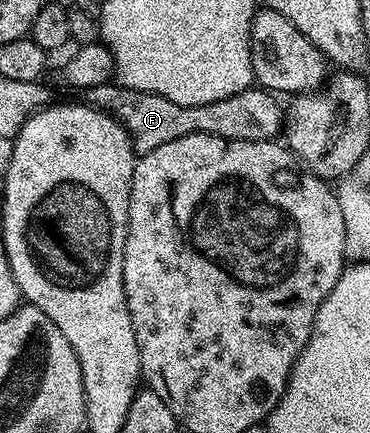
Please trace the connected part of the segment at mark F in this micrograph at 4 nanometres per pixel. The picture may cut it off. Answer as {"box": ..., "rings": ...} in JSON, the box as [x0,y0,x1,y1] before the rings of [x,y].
{"box":[83,81,283,157],"rings":[[[110,81],[98,87],[88,88],[83,95],[84,102],[100,111],[108,111],[111,118],[119,121],[129,134],[133,143],[134,156],[140,157],[167,145],[167,141],[179,141],[179,137],[188,135],[214,135],[224,139],[239,141],[276,140],[283,131],[283,103],[274,92],[254,85],[223,101],[211,101],[211,105],[175,105],[159,93],[147,93],[122,87],[116,81]]]}

